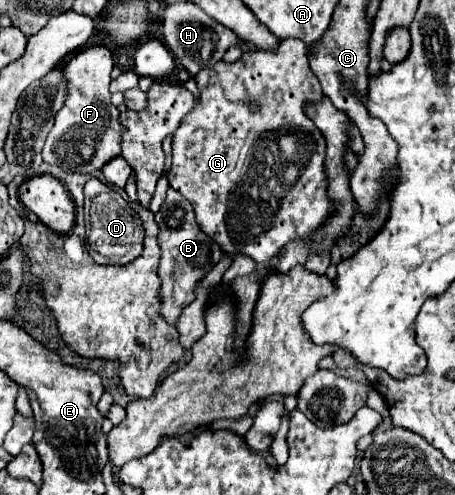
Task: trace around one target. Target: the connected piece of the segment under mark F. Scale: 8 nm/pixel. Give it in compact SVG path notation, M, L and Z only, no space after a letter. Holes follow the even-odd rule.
M92 46L72 56L70 62L62 68L64 80L68 80L68 98L62 110L58 112L56 124L44 142L42 148L44 162L60 166L68 172L92 174L96 170L102 170L102 166L108 164L112 158L120 156L120 138L122 138L118 122L120 112L110 102L110 90L108 90L112 66L114 62L110 50L104 46ZM70 156L76 156L76 160L68 160Z

